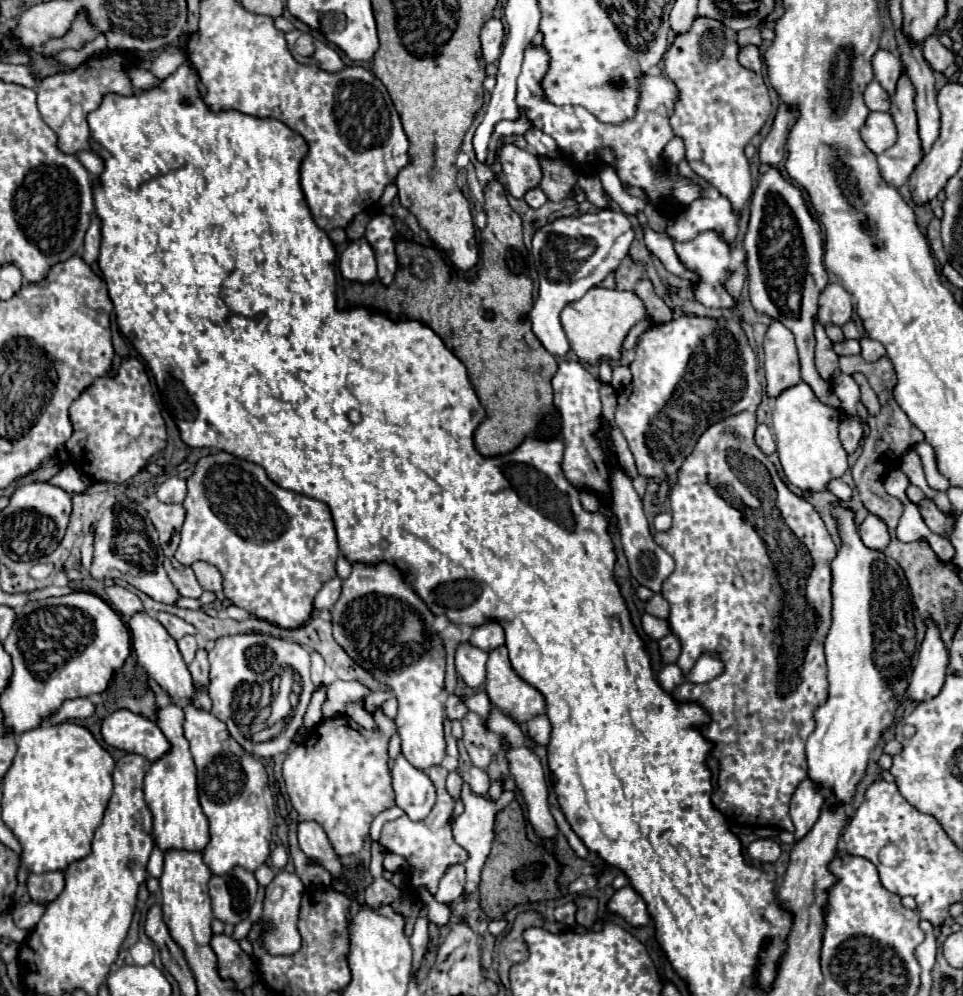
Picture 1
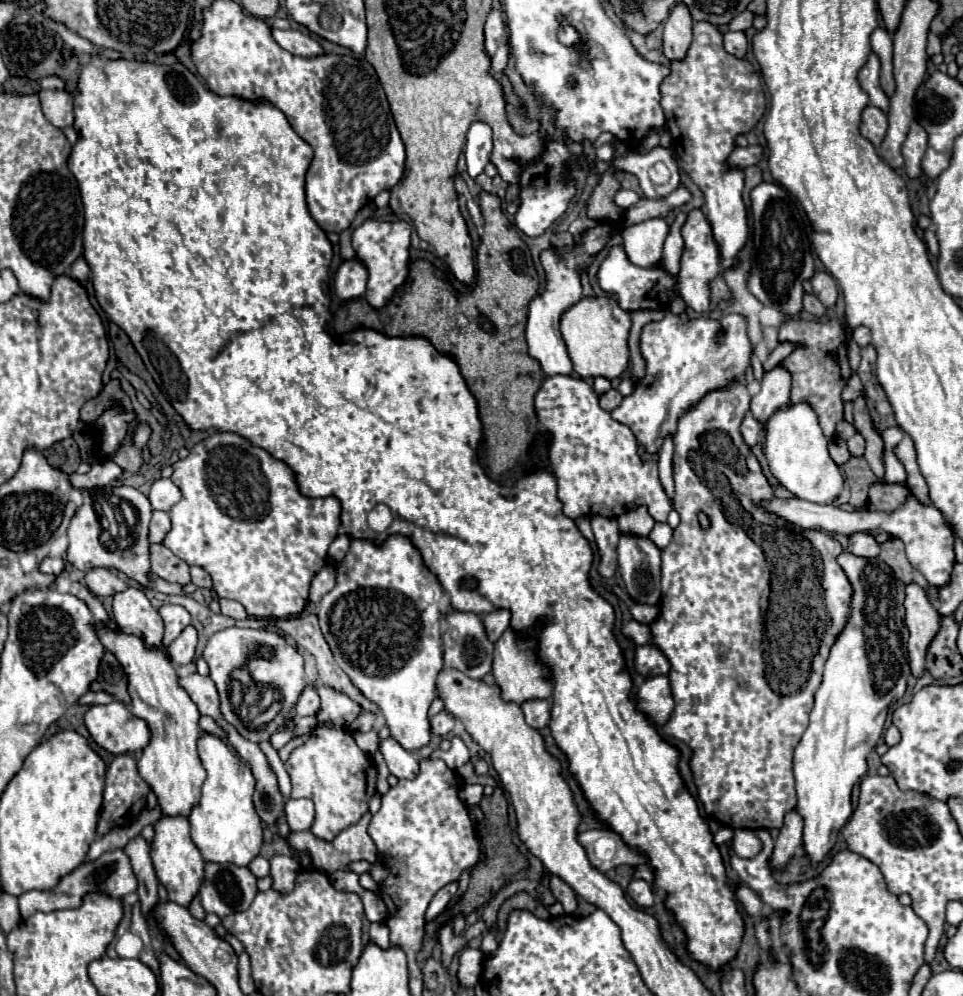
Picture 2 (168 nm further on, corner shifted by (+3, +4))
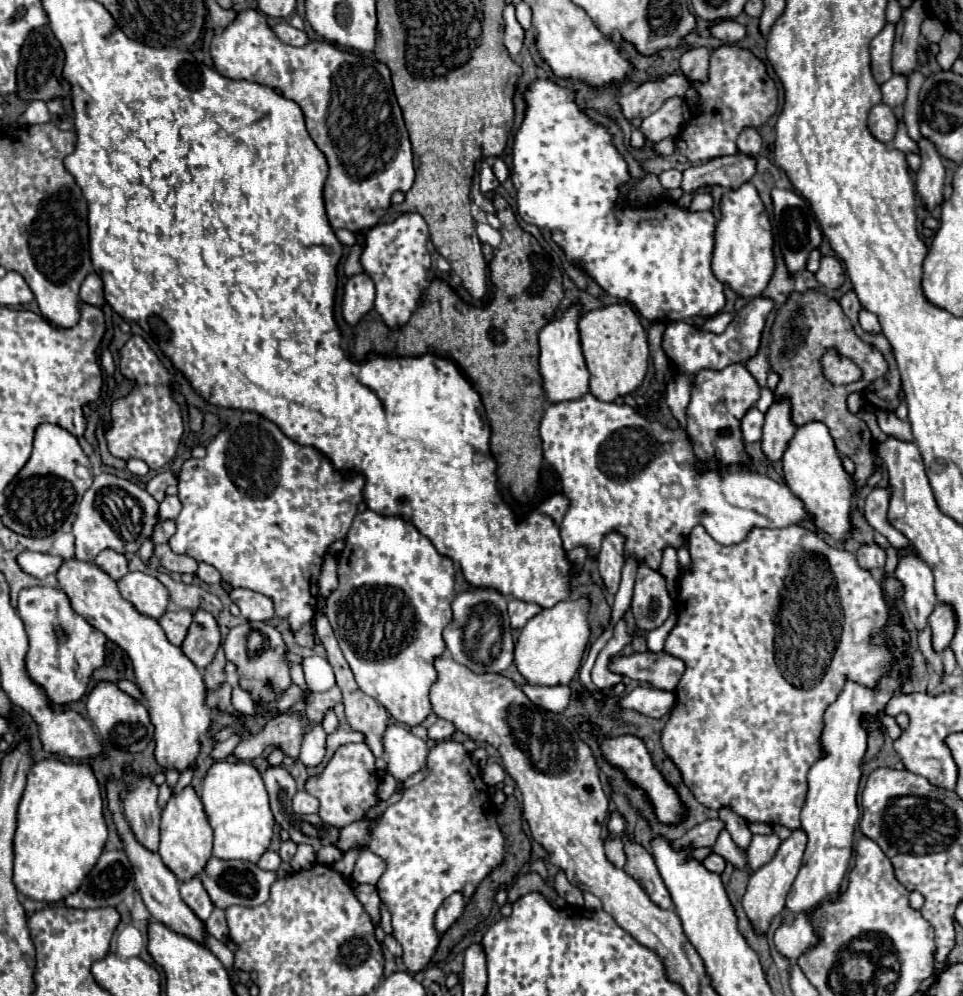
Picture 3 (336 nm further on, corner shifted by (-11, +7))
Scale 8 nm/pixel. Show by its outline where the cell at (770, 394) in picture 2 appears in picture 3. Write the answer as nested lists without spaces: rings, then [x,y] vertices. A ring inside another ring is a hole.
[[[775,401],[765,415],[763,437],[761,437],[761,451],[767,457],[767,461],[771,463],[781,461],[793,435],[795,435],[795,425],[791,423],[789,401]]]

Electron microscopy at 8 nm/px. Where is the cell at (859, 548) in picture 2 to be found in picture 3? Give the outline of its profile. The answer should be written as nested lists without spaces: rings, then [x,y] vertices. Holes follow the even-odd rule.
[[[863,545],[857,553],[855,553],[859,565],[867,571],[881,571],[885,567],[885,551],[879,547],[879,545]]]

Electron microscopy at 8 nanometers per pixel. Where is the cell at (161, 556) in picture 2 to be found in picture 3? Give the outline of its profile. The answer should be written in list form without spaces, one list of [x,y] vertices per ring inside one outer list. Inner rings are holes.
[[[157,545],[155,547],[155,557],[161,561],[161,565],[167,571],[175,571],[175,573],[195,573],[197,569],[197,561],[193,557],[187,555],[177,555],[169,549],[169,545]]]

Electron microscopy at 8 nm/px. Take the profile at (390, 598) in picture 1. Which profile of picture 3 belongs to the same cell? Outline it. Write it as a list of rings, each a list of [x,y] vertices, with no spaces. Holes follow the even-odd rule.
[[[365,509],[355,515],[345,537],[345,547],[337,557],[337,579],[339,587],[327,597],[325,615],[357,685],[401,723],[411,727],[419,725],[431,713],[429,687],[435,683],[433,661],[445,653],[441,631],[451,623],[451,597],[455,597],[453,561],[441,555],[433,543],[401,515],[385,517]]]

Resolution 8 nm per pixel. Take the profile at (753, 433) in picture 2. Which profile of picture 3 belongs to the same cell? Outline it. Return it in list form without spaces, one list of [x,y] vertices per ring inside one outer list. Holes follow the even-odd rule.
[[[751,407],[751,409],[743,415],[743,419],[741,419],[743,441],[747,441],[747,443],[759,441],[761,431],[763,431],[763,421],[765,421],[765,415],[763,415],[757,407]]]

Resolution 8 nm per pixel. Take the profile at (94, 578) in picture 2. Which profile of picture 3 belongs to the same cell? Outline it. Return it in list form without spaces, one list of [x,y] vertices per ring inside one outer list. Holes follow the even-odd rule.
[[[103,549],[97,557],[95,557],[95,563],[111,577],[111,579],[119,579],[123,577],[129,569],[127,569],[127,559],[125,555],[113,551],[113,549]]]

